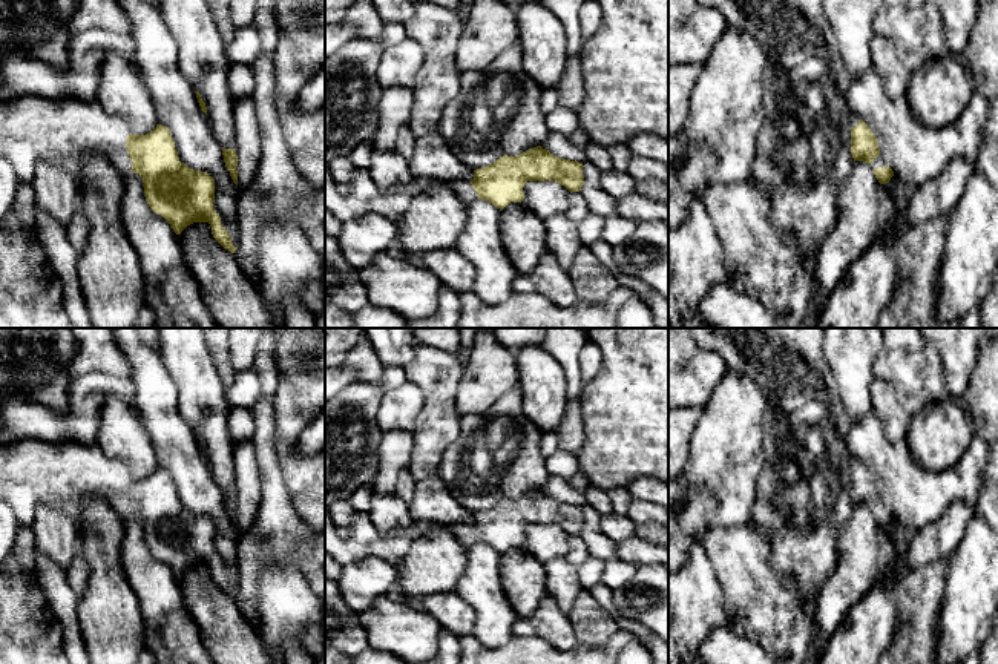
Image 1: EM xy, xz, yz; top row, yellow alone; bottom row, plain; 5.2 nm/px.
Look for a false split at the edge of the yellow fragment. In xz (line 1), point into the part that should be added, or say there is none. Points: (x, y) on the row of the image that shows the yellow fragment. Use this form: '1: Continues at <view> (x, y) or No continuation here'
1: Continues at xz (463, 189)

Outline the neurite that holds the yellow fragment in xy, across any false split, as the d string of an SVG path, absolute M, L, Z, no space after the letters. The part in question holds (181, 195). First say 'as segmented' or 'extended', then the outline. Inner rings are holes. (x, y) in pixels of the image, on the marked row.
extended; M21 97L0 100L0 159L8 161L17 176L34 179L38 161L52 161L71 173L80 173L83 158L89 153L104 155L121 173L135 172L143 178L149 207L161 215L179 235L193 222L208 222L213 238L228 251L236 253L228 232L213 209L215 179L179 161L170 130L158 124L146 135L132 135L127 126L107 113L97 100Z

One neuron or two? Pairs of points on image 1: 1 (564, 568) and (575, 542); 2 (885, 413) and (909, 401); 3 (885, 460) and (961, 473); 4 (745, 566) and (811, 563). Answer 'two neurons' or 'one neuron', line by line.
1: one neuron
2: two neurons
3: one neuron
4: two neurons

